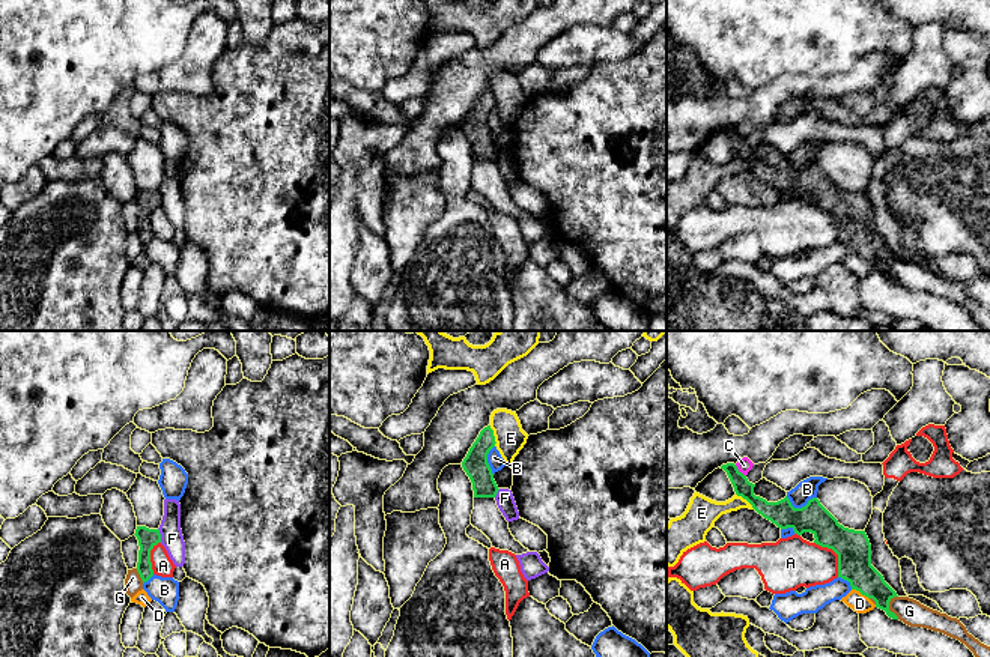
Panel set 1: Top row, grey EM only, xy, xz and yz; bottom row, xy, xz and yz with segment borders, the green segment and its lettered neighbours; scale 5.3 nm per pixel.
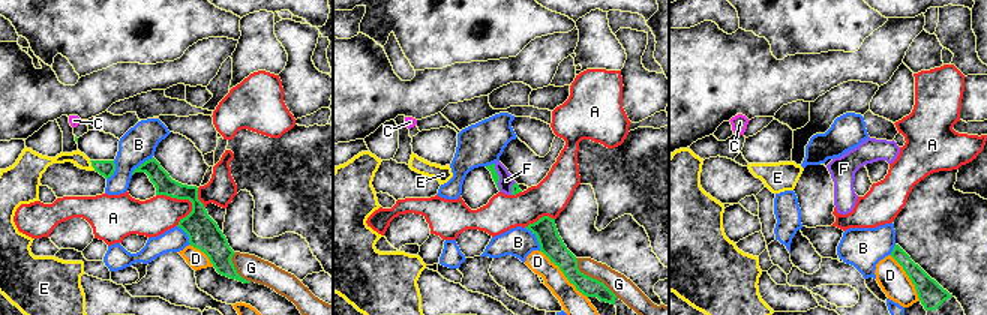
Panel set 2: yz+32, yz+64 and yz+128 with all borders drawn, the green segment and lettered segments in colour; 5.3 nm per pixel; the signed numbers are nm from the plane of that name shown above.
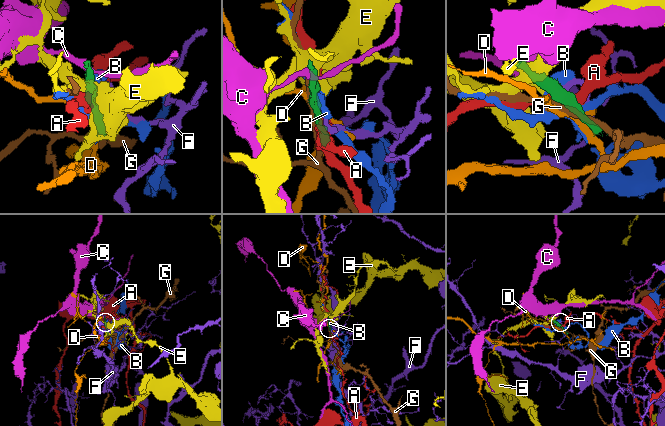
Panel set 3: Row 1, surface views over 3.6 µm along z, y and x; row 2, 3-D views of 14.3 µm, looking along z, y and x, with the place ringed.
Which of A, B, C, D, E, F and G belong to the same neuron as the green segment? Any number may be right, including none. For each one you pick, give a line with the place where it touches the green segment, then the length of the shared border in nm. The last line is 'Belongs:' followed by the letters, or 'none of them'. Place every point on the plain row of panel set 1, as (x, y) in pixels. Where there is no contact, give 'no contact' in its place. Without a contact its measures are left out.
Belongs: none of them

